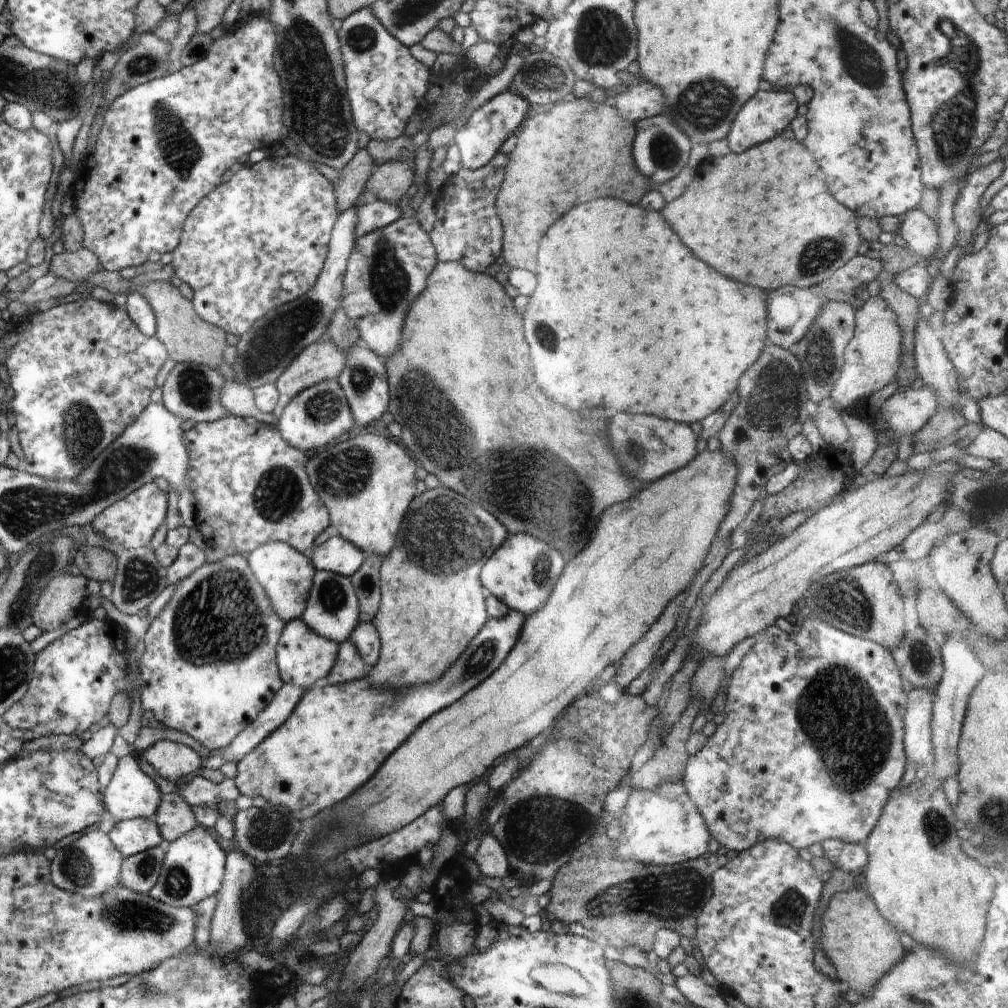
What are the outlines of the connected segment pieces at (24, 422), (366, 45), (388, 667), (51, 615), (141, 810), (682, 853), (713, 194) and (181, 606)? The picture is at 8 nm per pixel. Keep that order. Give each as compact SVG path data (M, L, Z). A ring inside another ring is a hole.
M87 296L70 304L54 306L46 312L29 314L28 320L22 322L22 328L24 330L18 335L18 342L12 347L5 360L8 372L10 372L12 390L14 390L14 397L10 400L9 406L12 406L12 412L16 414L14 422L16 422L15 426L18 430L18 438L25 458L21 470L29 474L44 476L48 480L60 480L60 482L74 480L102 450L107 449L112 442L116 441L116 438L120 437L120 434L136 420L136 417L142 414L146 406L152 404L150 396L157 387L156 375L163 364L169 360L166 346L157 337L144 335L129 318L128 310L118 308L114 302L100 302L92 296Z
M369 8L350 14L337 34L346 94L356 130L365 132L372 140L405 135L410 118L420 110L428 91L429 67L414 59L408 47L388 34Z
M434 488L414 498L394 548L380 566L382 602L372 622L380 634L382 650L380 660L368 669L374 686L402 690L436 682L460 658L488 620L478 580L480 568L506 540L506 528L466 496Z
M57 574L40 596L34 610L33 625L41 632L53 631L76 617L84 604L86 578L80 574Z
M131 754L117 763L115 774L104 790L104 804L115 821L154 818L161 804L161 792Z
M662 782L656 784L654 788L632 789L632 792L624 814L620 816L624 830L622 830L622 836L617 840L618 850L616 852L622 860L632 860L632 862L646 864L646 866L648 864L665 866L707 856L711 835L698 808L688 796L683 782Z
M780 135L742 154L712 157L710 162L704 160L685 192L673 202L666 203L662 214L666 222L678 232L682 242L702 262L710 264L714 270L732 280L752 284L762 290L776 290L780 286L802 289L829 286L829 279L859 254L862 243L856 214L832 198L824 180L824 172L812 154L796 139L790 140ZM792 208L794 212L800 212L800 217L790 217ZM706 212L710 216L700 218L700 214ZM708 224L716 226L716 230L706 232Z
M228 553L214 564L204 564L190 578L178 582L176 592L146 631L145 648L139 663L143 711L152 712L164 728L184 732L206 750L221 753L256 720L282 687L277 647L284 626L242 556Z

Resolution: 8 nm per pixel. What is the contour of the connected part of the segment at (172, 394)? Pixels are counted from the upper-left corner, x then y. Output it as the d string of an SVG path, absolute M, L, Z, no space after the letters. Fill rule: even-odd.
M198 362L177 363L162 386L162 406L184 421L216 422L228 415L226 408L220 402L224 384L226 384L226 378L217 368L198 364Z

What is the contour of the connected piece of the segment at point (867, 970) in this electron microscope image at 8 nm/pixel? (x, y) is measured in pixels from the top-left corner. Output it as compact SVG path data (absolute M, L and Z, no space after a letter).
M862 886L832 896L822 916L820 944L836 970L836 978L848 989L864 995L876 988L876 982L880 982L880 978L890 972L904 954L898 932L883 918Z

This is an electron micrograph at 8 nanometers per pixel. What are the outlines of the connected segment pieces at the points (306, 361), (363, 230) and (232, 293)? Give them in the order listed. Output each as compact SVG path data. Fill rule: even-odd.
M318 340L308 344L275 383L279 400L271 414L280 419L286 404L302 390L322 382L336 380L344 370L345 357L338 346L330 340Z
M378 199L361 202L356 210L356 238L392 224L403 216L399 204L390 204Z
M289 154L280 157L266 157L257 164L248 164L248 166L244 164L244 167L238 170L228 182L216 186L188 214L188 218L186 218L182 228L178 247L172 252L173 258L170 264L174 269L174 273L176 273L175 275L182 280L182 283L189 284L192 287L194 291L192 304L198 316L212 324L212 326L218 326L224 333L242 336L244 332L248 332L248 328L255 324L258 318L263 318L266 312L270 312L276 306L281 306L296 298L300 298L302 294L306 294L316 284L329 252L331 231L339 214L338 208L336 208L336 196L334 196L332 183L323 176L314 164L305 162L299 156Z

